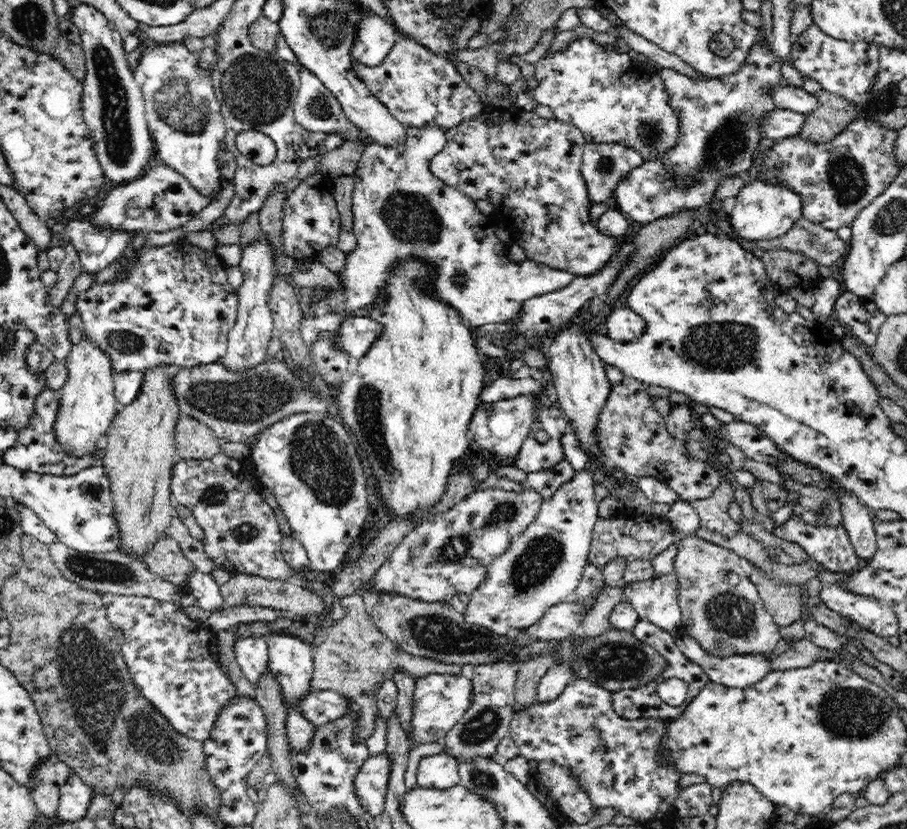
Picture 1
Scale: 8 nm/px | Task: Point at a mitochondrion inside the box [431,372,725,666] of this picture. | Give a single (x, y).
(535, 564)

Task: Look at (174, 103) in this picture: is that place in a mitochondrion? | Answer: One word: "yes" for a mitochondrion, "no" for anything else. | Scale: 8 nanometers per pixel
yes

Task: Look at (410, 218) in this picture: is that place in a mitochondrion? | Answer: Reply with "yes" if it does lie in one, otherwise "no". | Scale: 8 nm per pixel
yes

